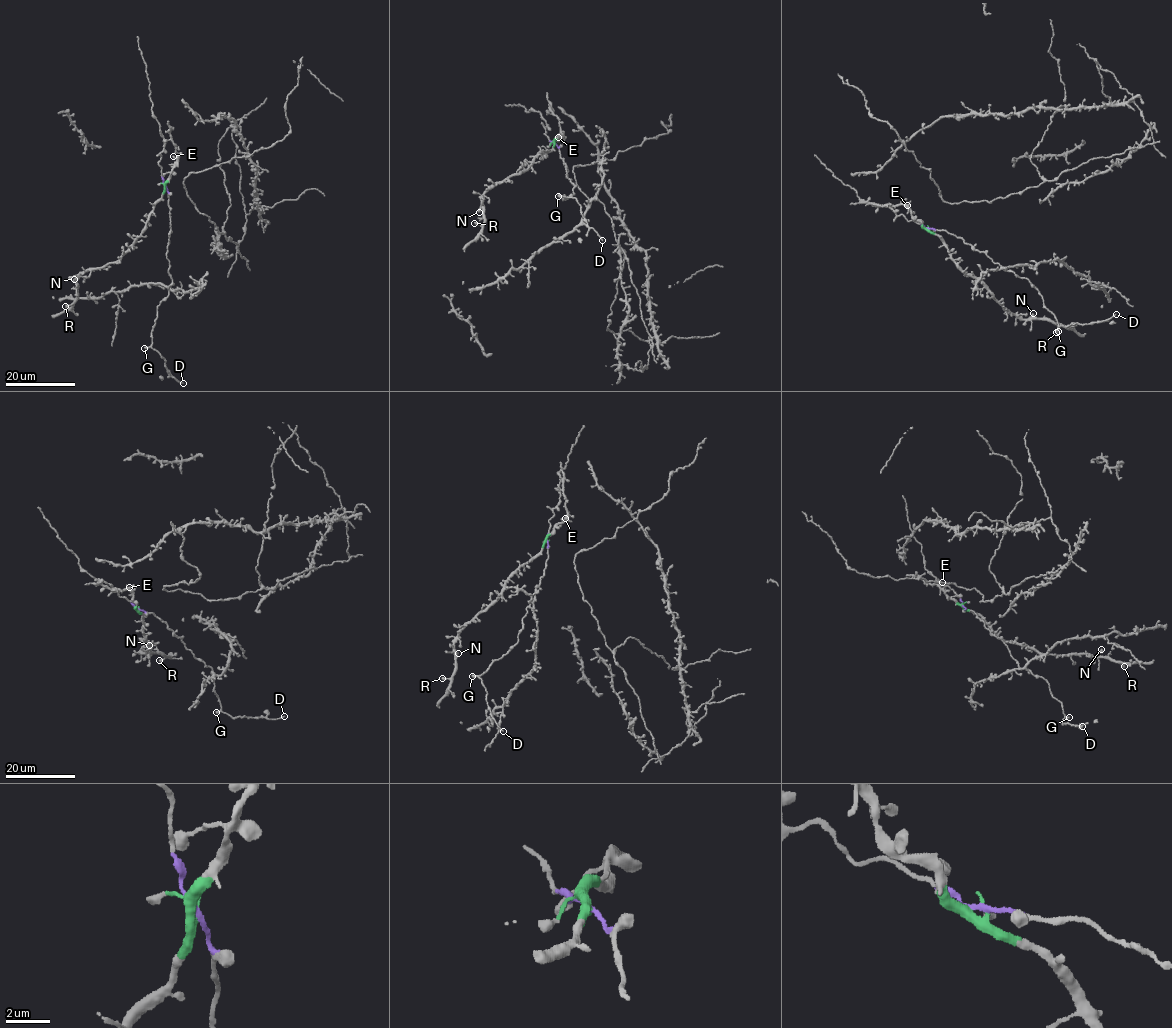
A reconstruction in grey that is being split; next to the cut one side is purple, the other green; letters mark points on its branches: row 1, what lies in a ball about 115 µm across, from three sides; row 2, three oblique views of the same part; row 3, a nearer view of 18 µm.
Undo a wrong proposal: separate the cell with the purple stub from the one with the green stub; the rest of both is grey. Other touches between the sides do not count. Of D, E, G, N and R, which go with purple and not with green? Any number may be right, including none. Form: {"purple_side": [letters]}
{"purple_side": ["D", "G"]}

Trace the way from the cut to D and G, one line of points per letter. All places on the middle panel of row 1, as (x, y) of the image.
D: (554, 143), (566, 177), (576, 186), (574, 195), (563, 199), (575, 199), (584, 221), (602, 241)
G: (554, 143), (565, 164), (566, 177), (576, 186), (569, 197), (558, 195)

